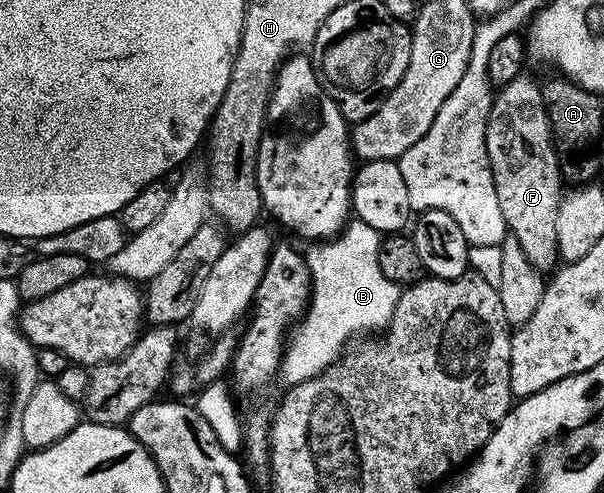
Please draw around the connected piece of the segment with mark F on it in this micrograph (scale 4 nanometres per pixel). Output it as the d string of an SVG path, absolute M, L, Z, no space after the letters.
M522 75L500 86L486 123L487 159L508 236L517 240L519 247L523 247L523 255L527 255L530 263L540 271L552 270L559 261L555 219L563 188L556 148L541 85L528 75Z

